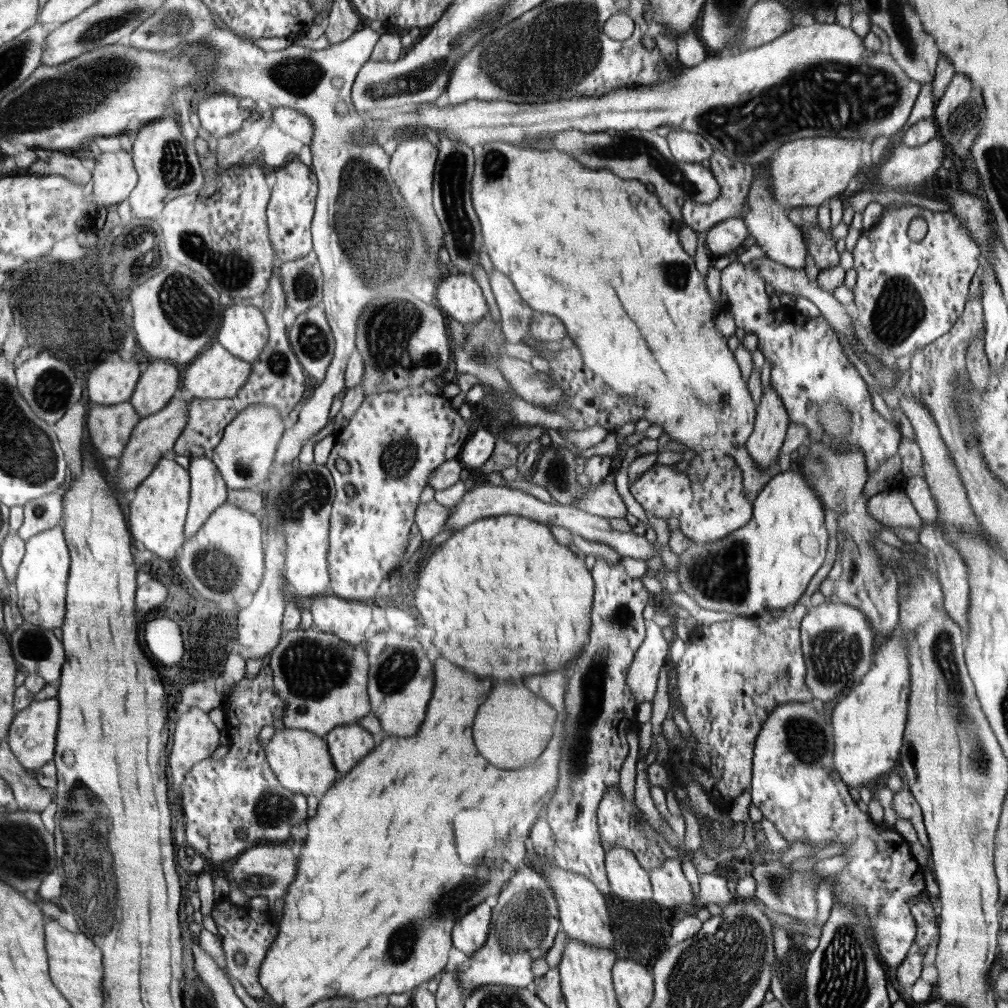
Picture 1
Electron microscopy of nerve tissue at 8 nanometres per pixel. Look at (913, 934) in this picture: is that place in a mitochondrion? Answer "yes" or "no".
no

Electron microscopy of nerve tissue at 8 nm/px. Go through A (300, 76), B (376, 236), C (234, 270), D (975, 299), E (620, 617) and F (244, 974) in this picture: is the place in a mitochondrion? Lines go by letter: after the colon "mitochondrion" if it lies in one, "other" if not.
A: mitochondrion
B: mitochondrion
C: mitochondrion
D: other
E: mitochondrion
F: other

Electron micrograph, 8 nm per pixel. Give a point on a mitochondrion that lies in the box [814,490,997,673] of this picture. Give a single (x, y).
(851, 567)

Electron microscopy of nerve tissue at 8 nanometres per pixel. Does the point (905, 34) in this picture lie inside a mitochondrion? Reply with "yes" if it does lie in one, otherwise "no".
yes

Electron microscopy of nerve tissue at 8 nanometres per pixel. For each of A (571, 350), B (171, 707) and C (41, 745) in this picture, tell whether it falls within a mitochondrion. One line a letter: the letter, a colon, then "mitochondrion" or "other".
A: other
B: other
C: other

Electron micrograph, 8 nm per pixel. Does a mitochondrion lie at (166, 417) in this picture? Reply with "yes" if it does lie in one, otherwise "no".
no

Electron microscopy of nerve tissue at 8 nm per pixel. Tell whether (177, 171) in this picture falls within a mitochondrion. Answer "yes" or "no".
yes

